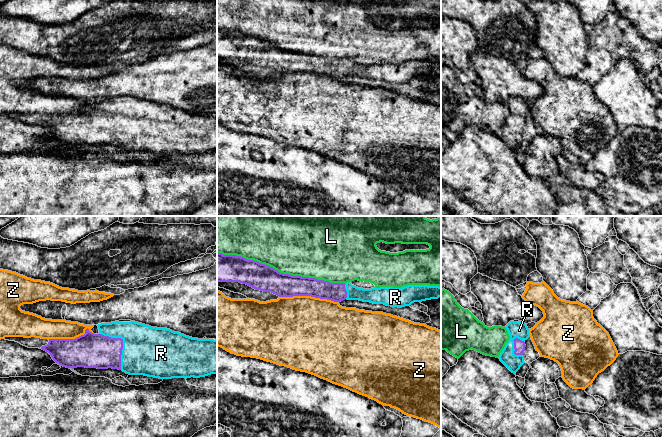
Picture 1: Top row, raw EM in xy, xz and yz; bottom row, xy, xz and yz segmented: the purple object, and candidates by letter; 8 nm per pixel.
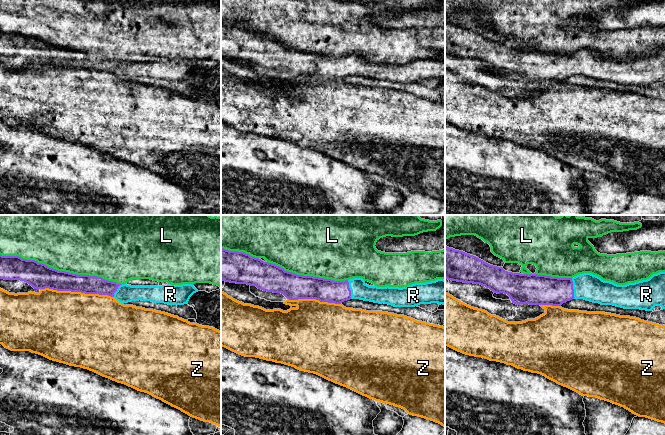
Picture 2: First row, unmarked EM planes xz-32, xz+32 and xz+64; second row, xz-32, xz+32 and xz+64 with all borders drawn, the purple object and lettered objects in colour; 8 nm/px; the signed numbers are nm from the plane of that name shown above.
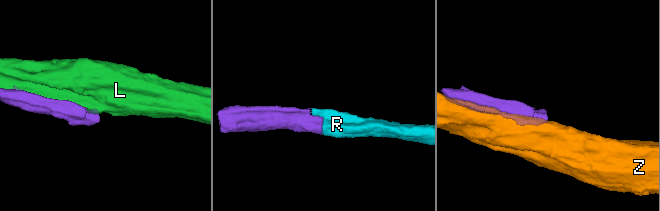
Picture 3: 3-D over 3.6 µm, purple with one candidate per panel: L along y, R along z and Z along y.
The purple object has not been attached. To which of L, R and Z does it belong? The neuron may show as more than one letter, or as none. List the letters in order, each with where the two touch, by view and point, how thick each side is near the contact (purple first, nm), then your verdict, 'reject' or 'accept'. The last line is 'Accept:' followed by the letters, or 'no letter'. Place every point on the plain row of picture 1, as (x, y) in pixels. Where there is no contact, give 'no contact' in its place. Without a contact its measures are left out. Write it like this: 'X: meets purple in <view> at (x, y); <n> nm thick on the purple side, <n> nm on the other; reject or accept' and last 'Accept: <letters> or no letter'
L: meets purple in xz at (281, 49); 220 nm thick on the purple side, 420 nm on the other; reject
R: meets purple in xy at (122, 119); 280 nm thick on the purple side, 400 nm on the other; accept
Z: meets purple in xz at (308, 71); 190 nm thick on the purple side, 480 nm on the other; reject
Accept: R

